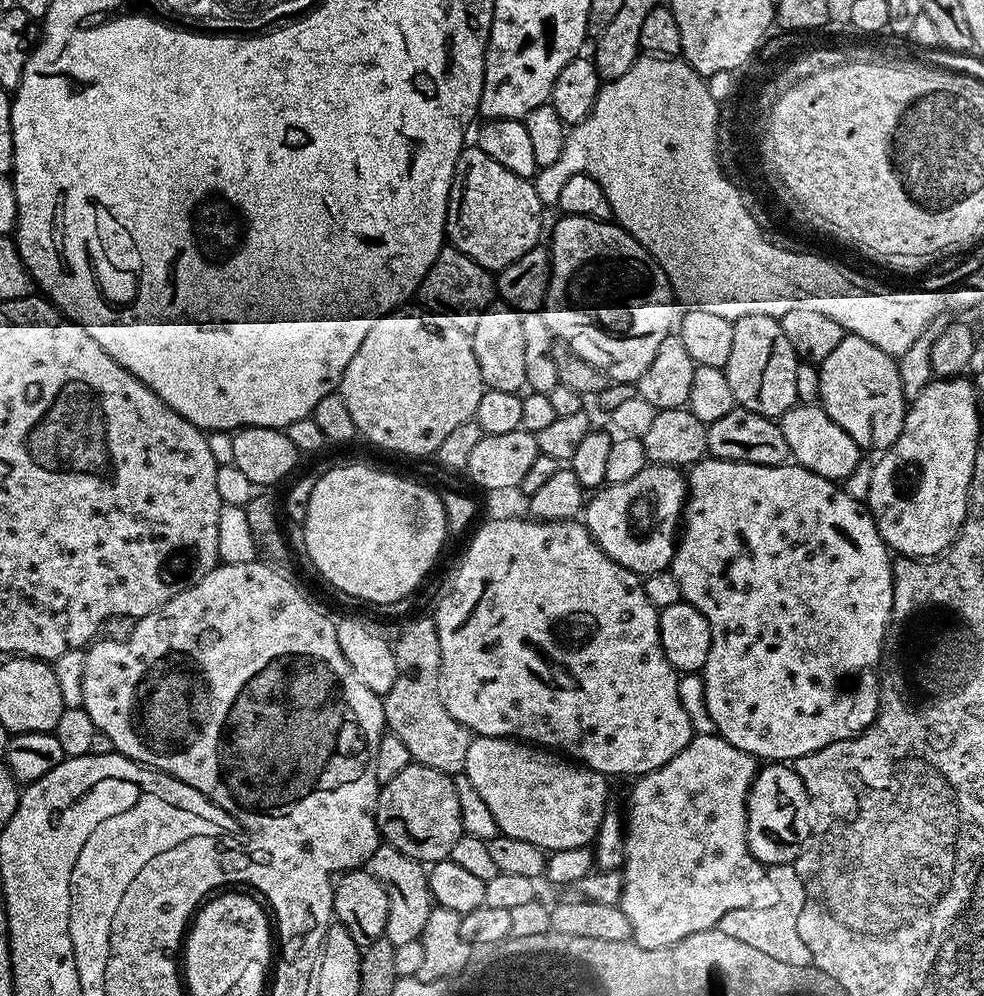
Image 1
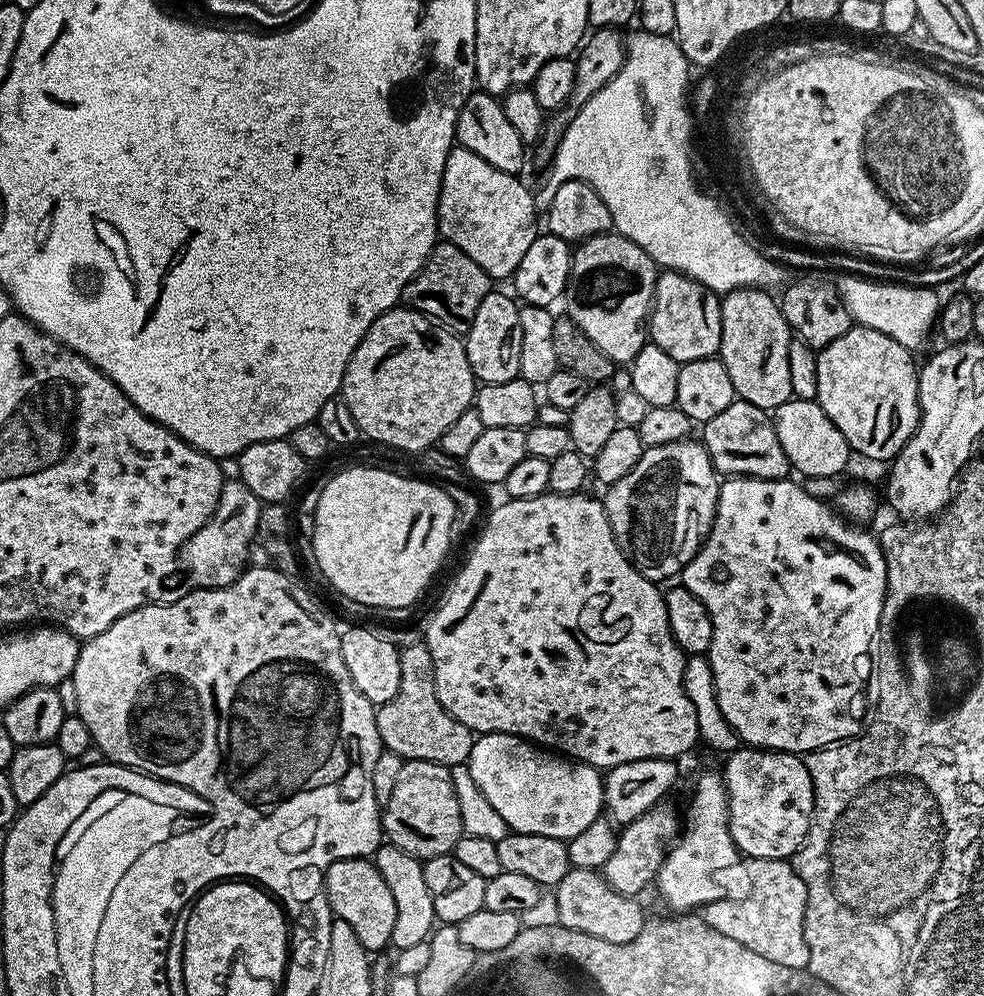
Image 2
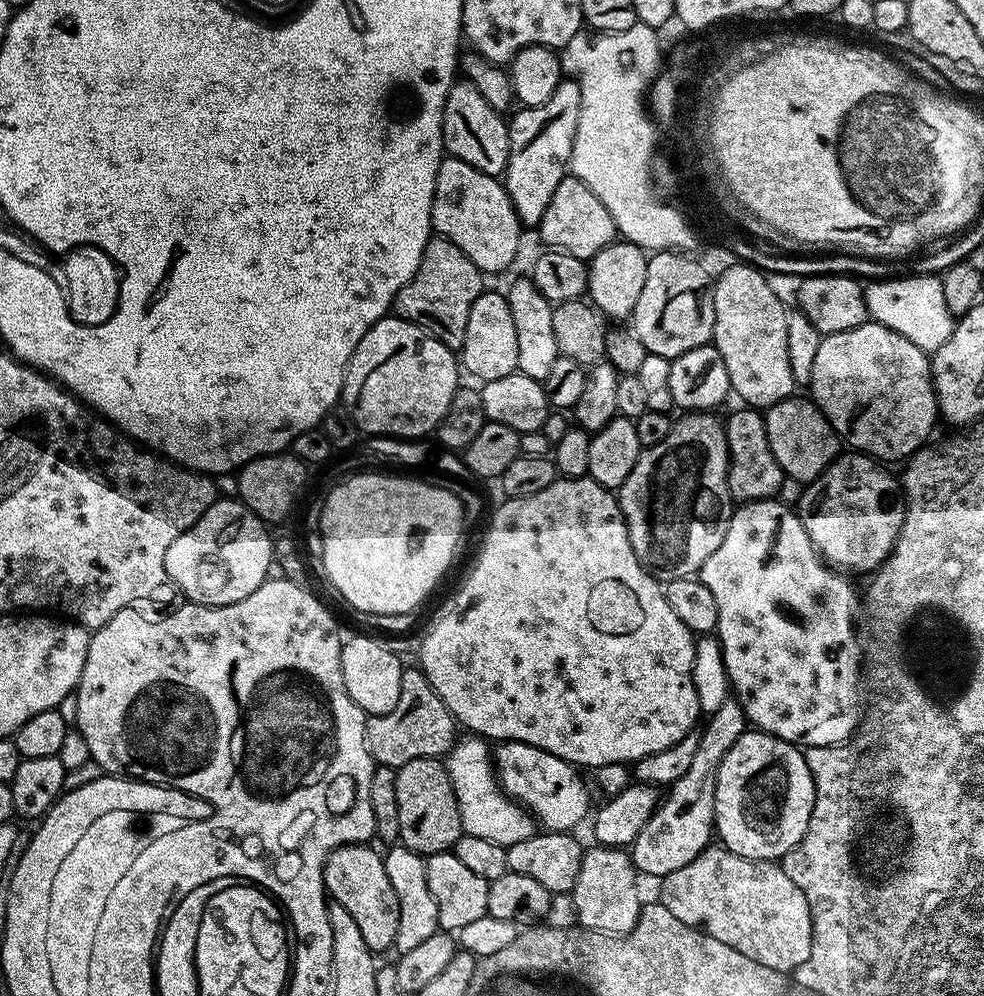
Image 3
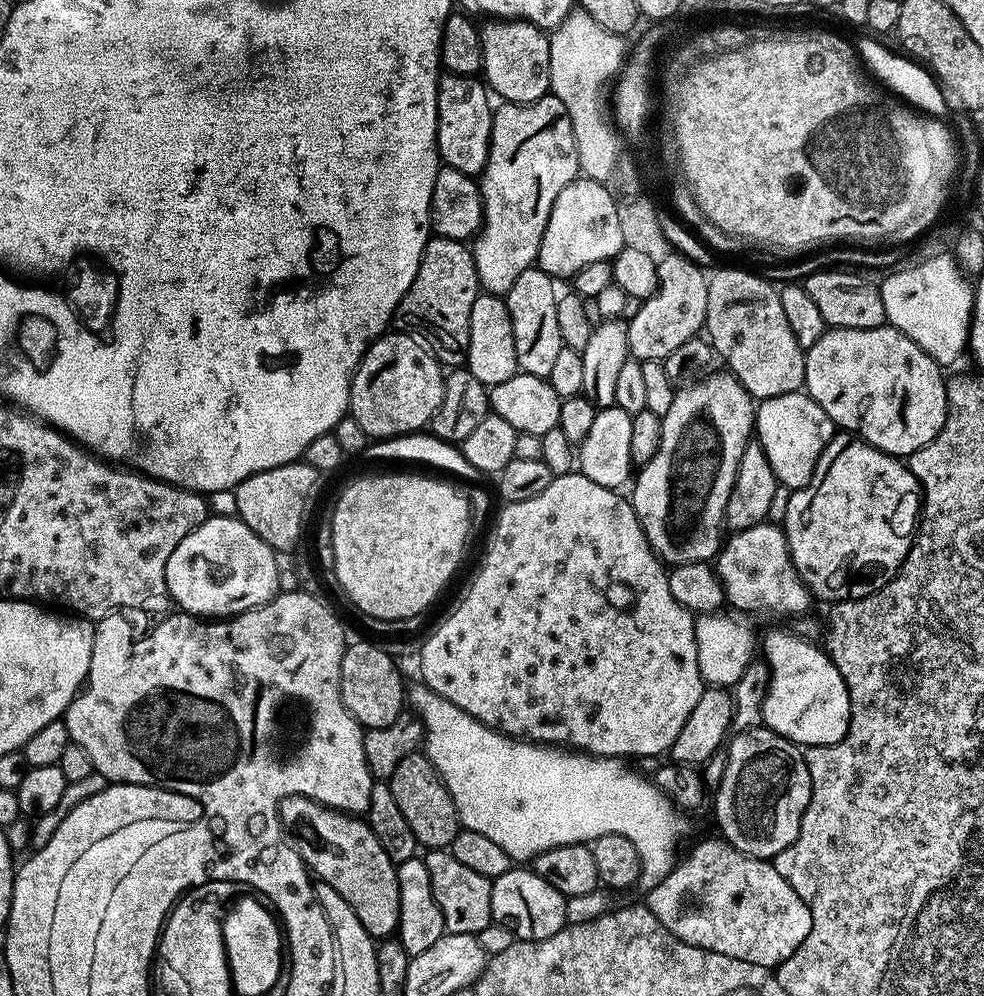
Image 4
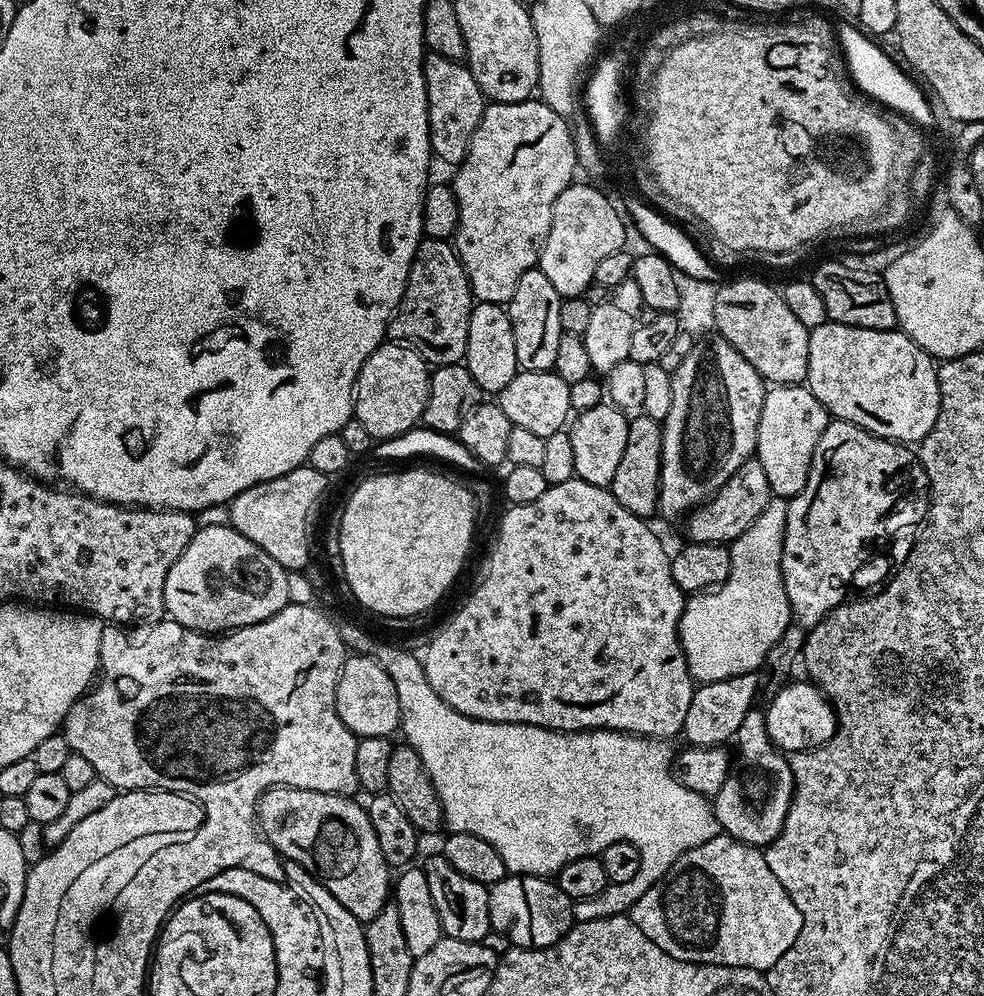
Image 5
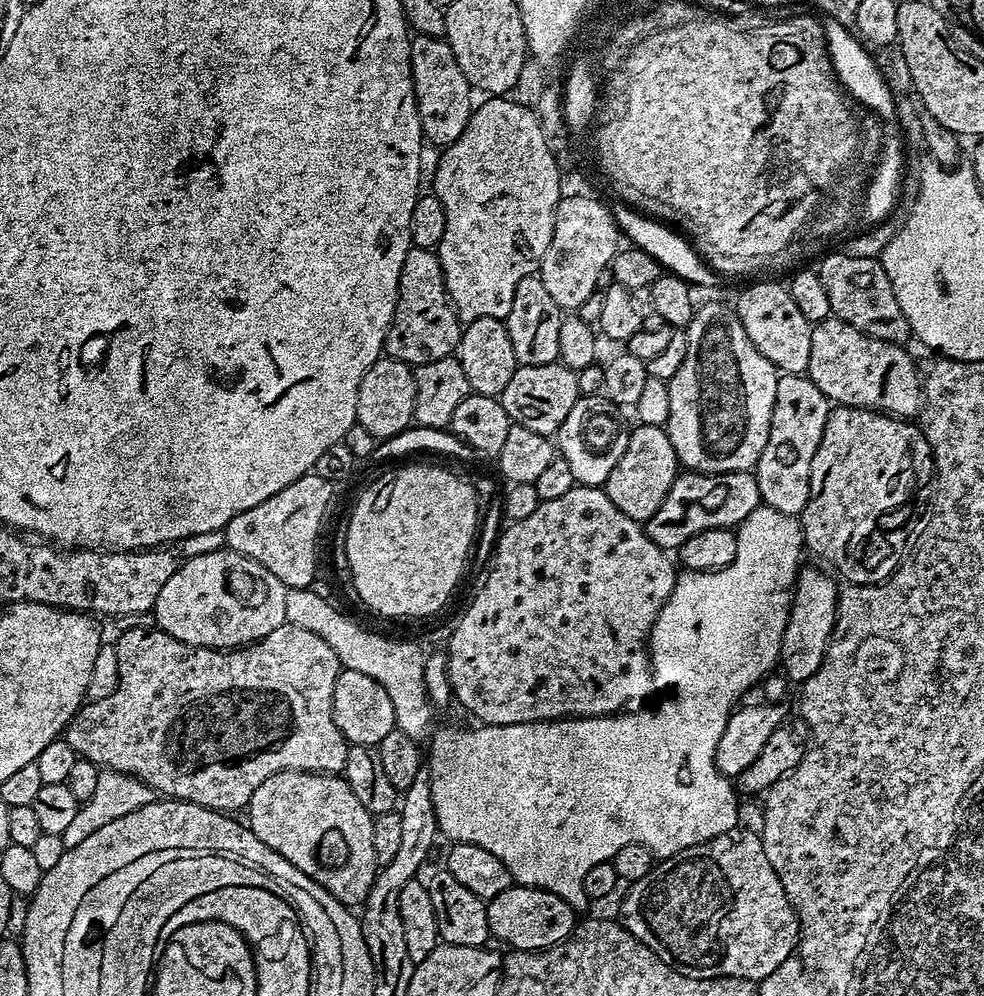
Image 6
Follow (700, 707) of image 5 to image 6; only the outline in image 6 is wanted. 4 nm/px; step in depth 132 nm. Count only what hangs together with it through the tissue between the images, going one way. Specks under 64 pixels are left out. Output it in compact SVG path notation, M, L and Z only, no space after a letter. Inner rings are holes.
M801 567L796 577L792 593L792 609L788 612L788 625L780 643L779 667L789 681L796 686L803 685L804 681L818 674L818 666L822 666L836 625L838 584L831 580L833 577L827 571L816 568Z

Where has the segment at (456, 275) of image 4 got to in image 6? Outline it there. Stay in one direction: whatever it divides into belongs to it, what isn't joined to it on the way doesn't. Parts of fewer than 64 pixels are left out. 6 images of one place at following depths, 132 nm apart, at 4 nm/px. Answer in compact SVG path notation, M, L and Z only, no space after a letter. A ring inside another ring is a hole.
M409 248L398 278L398 298L383 355L409 366L438 362L438 358L451 356L459 349L461 331L462 321L448 297L439 256L430 248Z

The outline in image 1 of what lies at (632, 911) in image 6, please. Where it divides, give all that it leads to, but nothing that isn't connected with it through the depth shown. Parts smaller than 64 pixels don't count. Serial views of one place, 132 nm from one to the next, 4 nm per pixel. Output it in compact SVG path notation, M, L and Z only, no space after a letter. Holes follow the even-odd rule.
M776 866L771 872L776 879L776 888L780 891L780 900L764 904L761 908L749 906L730 910L730 914L722 914L718 925L720 932L730 938L738 938L738 942L746 942L746 946L754 946L754 950L762 950L762 954L770 954L770 958L778 958L778 962L809 967L812 964L810 946L806 946L798 934L798 914L802 914L804 905L804 883L795 867Z

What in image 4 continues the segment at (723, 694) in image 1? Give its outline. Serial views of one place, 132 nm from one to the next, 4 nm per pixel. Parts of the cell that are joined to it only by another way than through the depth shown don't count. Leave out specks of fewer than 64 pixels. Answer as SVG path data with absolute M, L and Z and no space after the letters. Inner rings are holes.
M772 523L732 532L715 557L716 573L720 575L727 603L744 612L804 612L814 604L813 597L794 570L783 527ZM772 632L764 640L764 656L768 666L768 689L760 711L763 727L774 730L797 746L839 742L850 722L850 694L846 690L846 682L842 682L842 674L838 674L823 647L819 643L811 644L792 632Z

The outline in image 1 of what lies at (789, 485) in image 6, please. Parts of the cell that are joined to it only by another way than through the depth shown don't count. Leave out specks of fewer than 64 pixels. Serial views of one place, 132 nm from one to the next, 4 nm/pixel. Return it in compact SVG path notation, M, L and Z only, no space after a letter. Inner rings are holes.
M797 403L795 408L786 410L778 420L782 435L786 438L789 457L806 470L818 474L827 480L844 482L844 479L860 464L862 449L826 414L826 410L819 403Z

